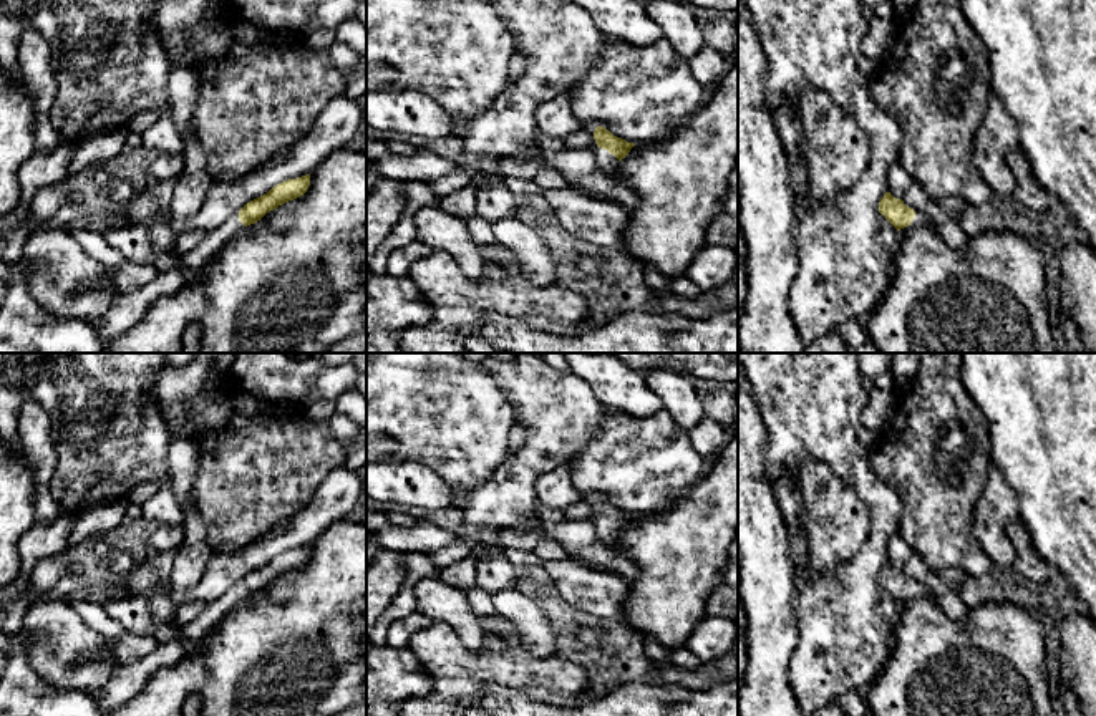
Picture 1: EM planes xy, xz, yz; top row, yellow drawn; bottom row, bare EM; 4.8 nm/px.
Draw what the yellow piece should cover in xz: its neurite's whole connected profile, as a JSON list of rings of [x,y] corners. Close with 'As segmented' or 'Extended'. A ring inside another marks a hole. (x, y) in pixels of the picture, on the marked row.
[[[599,124],[584,126],[594,133],[595,141],[589,148],[595,156],[597,167],[604,172],[613,174],[617,164],[630,152],[635,144],[613,136],[610,131]]]. Extended

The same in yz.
[[[885,192],[880,199],[879,212],[899,230],[900,235],[905,235],[917,227],[930,225],[927,215],[907,207],[902,199],[895,199],[890,192]]]. Extended

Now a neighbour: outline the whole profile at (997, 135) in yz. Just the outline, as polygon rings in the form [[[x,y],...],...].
[[[992,93],[985,119],[973,139],[973,164],[980,177],[997,192],[1010,196],[1016,187],[1016,179],[1006,166],[1006,154],[1020,148],[1018,124],[1006,111],[1001,99]]]

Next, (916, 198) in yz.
[[[912,181],[905,189],[902,201],[907,207],[922,212],[934,230],[955,250],[962,250],[968,244],[968,235],[962,229],[958,219],[940,207],[938,201],[932,197],[920,182]]]

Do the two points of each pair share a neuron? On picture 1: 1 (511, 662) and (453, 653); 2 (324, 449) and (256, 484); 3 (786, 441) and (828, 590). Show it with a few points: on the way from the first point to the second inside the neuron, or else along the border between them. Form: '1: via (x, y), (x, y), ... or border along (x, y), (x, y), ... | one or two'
1: via (496, 662), (468, 662) | one
2: via (307, 453), (286, 454), (272, 468) | one
3: via (834, 453), (879, 499), (879, 536), (874, 549) | one

